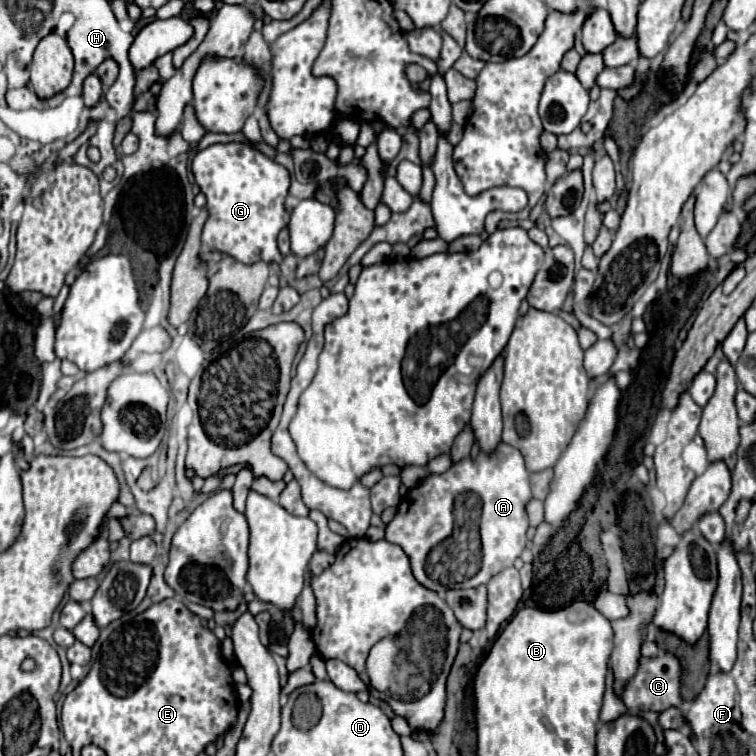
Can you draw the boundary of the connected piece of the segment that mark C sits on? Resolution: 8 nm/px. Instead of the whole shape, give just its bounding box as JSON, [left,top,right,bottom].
[620,653,682,713]

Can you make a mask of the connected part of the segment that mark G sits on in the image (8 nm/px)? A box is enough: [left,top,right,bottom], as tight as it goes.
[192,141,290,265]

